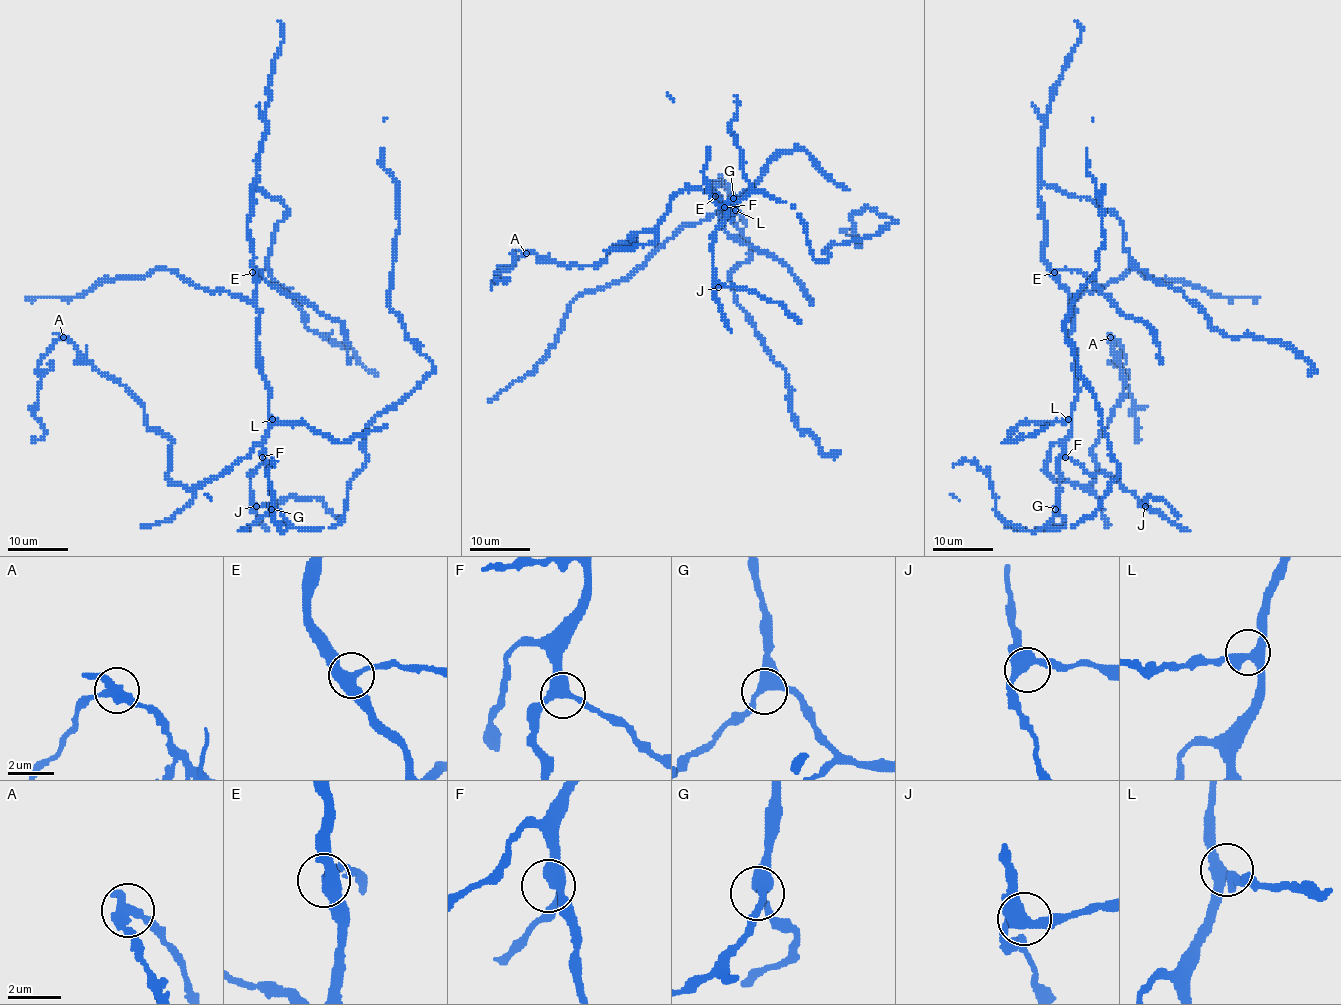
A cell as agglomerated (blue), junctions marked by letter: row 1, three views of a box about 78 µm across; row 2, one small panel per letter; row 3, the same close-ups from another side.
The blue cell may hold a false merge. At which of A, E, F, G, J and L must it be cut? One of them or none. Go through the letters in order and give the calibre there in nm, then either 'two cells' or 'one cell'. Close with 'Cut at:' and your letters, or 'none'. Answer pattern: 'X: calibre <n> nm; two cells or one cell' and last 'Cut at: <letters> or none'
A: calibre 360 nm; two cells
E: calibre 420 nm; one cell
F: calibre 400 nm; one cell
G: calibre 360 nm; one cell
J: calibre 420 nm; one cell
L: calibre 380 nm; one cell
Cut at: A

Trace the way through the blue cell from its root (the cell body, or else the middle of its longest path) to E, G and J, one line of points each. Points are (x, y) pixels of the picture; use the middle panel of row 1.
E: (730, 212), (732, 219), (721, 218), (720, 201), (715, 196)
G: (730, 212), (726, 204), (733, 198)
J: (730, 212), (726, 207), (724, 222), (713, 237), (713, 278), (718, 287)

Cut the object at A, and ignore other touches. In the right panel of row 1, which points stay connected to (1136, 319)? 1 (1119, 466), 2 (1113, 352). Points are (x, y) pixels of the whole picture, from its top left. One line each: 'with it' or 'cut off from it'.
1: with it
2: with it

